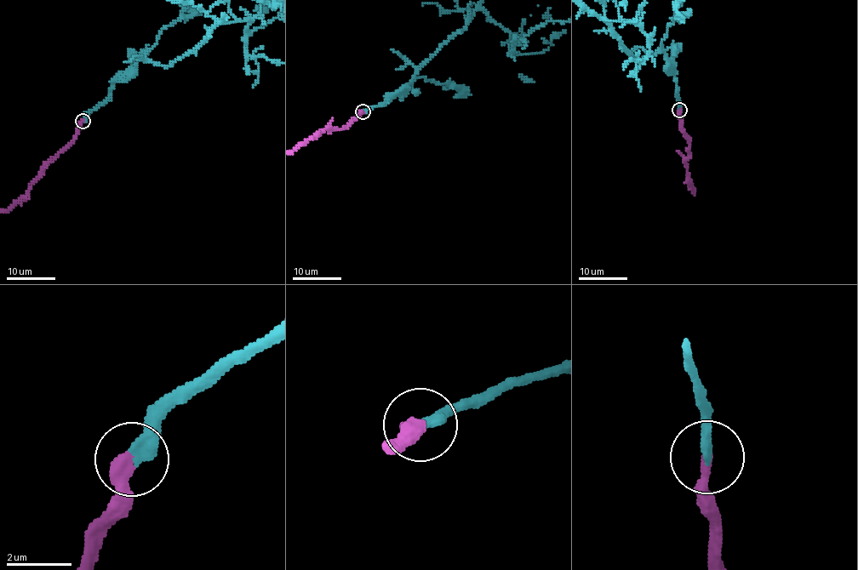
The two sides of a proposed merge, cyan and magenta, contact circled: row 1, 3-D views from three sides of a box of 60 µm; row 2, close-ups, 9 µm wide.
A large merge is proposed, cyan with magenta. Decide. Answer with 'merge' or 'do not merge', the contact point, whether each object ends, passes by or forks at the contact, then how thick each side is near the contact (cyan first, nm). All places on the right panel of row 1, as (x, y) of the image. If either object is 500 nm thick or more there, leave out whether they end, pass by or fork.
merge | (679, 110) | cyan ends | magenta ends | 360/380 nm

